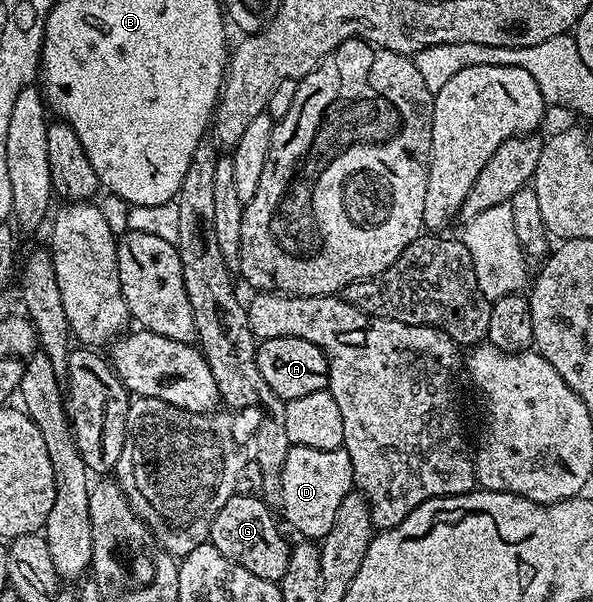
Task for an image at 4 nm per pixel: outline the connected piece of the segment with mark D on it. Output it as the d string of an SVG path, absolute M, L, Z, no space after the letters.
M292 445L282 467L281 491L278 504L284 508L284 517L304 539L323 539L334 527L334 515L348 493L353 492L350 455L343 447L318 451L314 447Z

